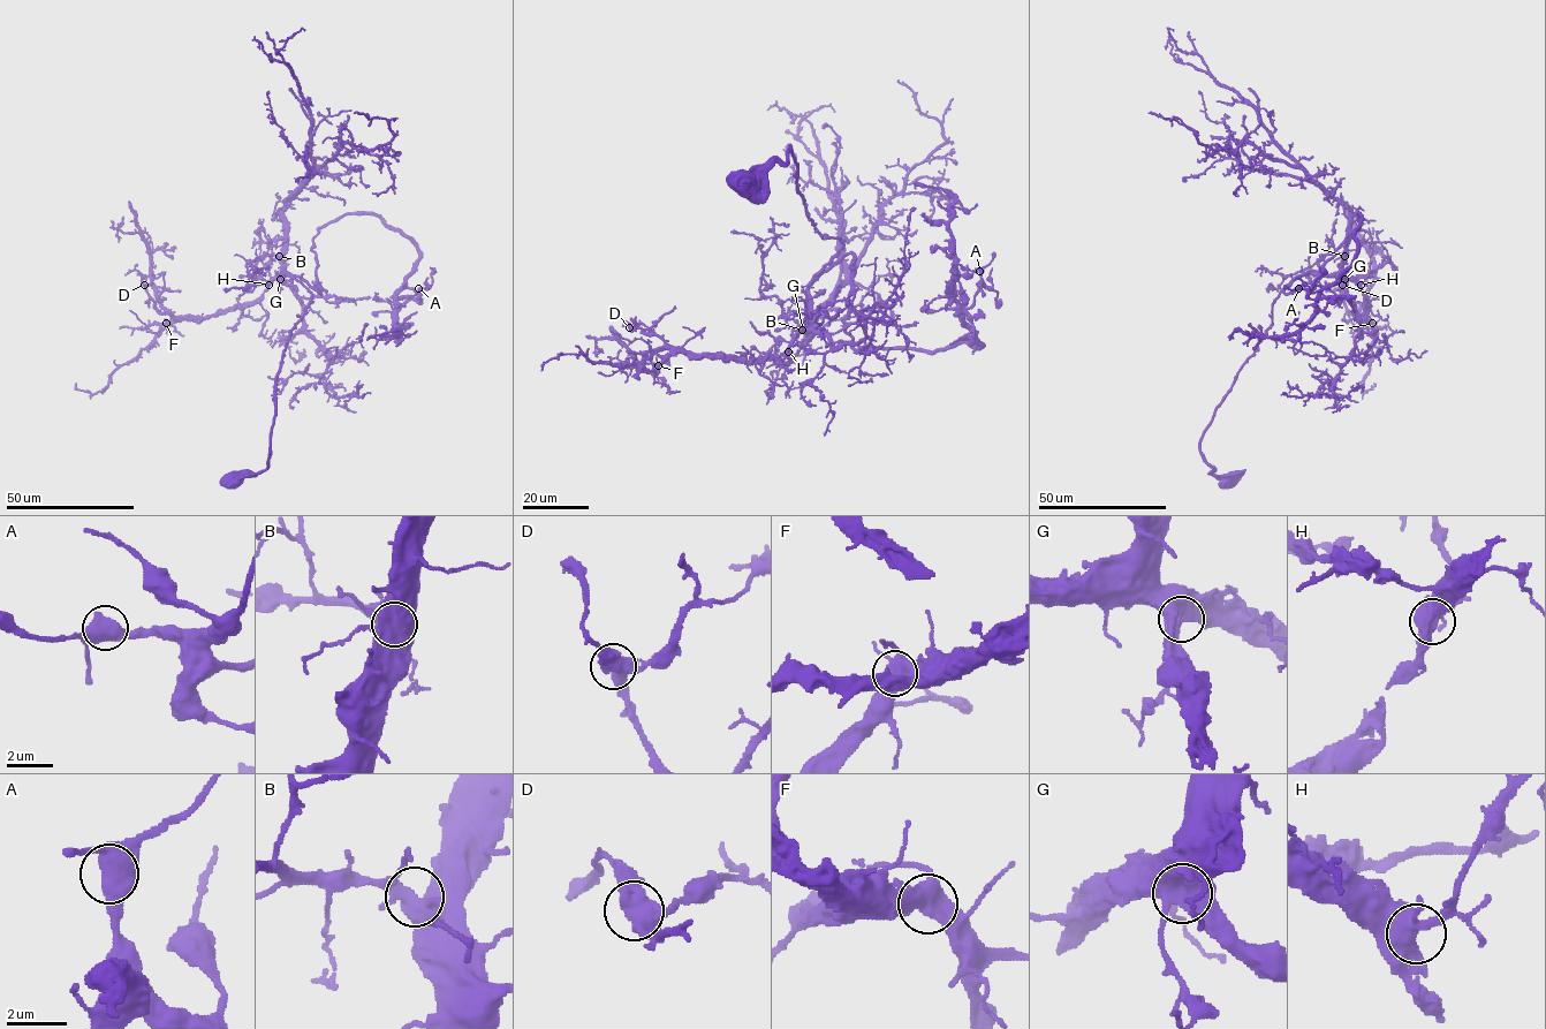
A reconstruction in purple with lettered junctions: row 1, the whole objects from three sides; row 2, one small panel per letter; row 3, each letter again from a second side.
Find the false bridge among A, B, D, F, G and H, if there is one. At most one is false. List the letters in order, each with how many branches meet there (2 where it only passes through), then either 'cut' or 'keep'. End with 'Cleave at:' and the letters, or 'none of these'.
A: 3 branches meet; keep
B: 3 branches meet; keep
D: 3 branches meet; keep
F: 3 branches meet; keep
G: 3 branches meet; keep
H: 3 branches meet; keep
Cleave at: none of these

